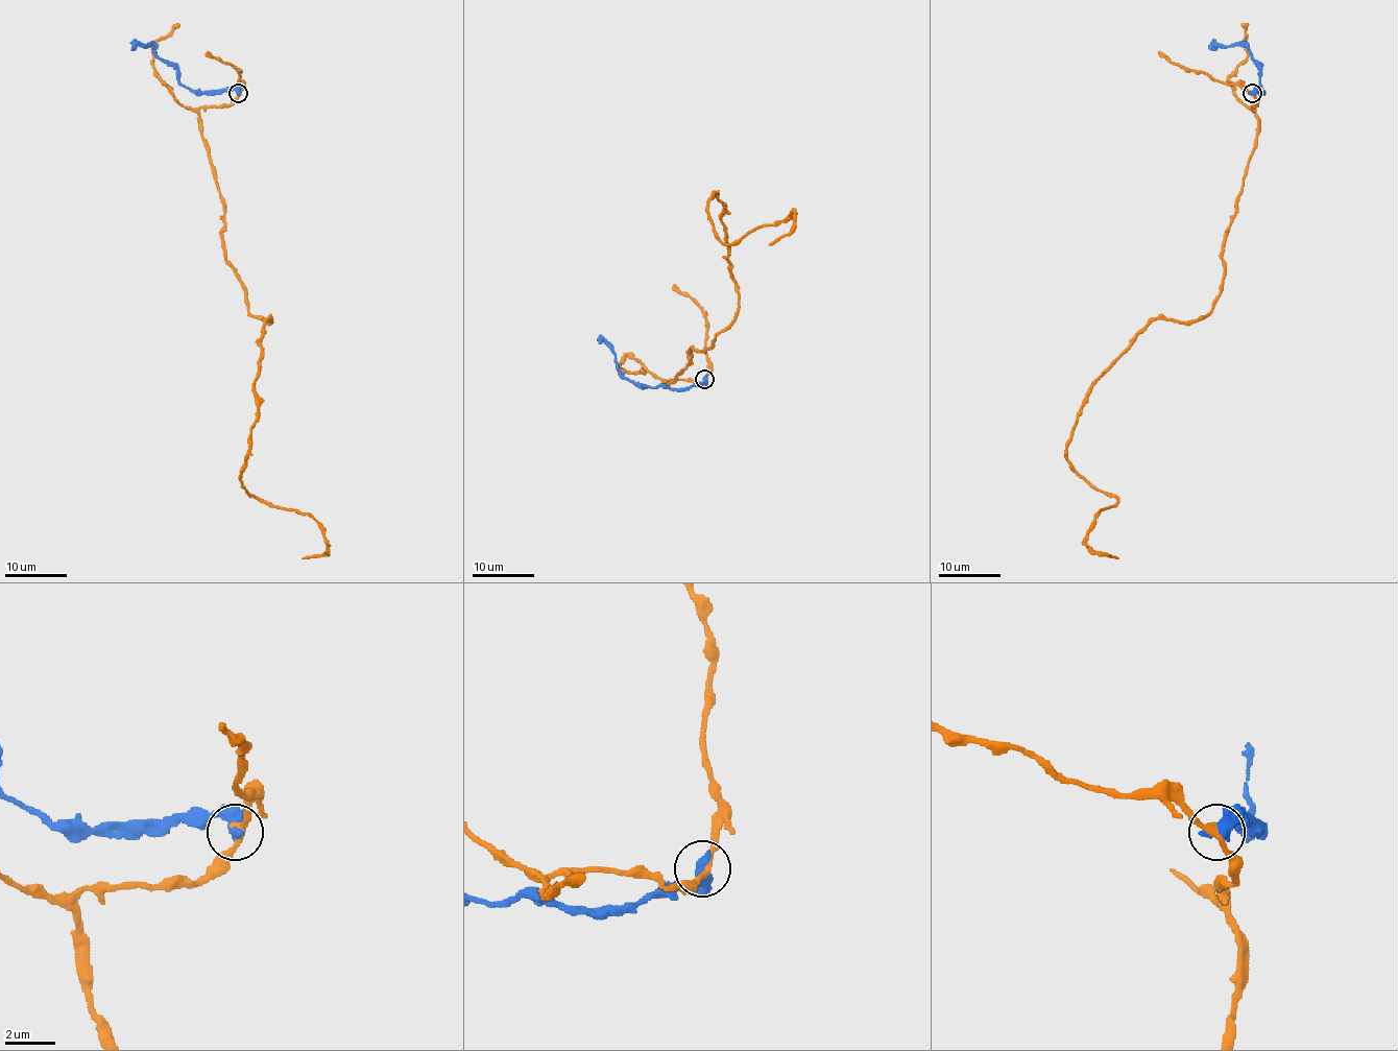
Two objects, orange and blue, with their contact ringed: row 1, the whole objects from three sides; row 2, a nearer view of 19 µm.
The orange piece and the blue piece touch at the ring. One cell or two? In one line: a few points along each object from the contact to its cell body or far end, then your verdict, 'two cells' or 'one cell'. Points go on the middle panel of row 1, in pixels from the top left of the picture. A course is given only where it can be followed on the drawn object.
course orange (704, 378), (666, 381), (737, 312), (724, 206), (707, 202), (726, 244), (792, 212), (769, 244); course blue (704, 378), (679, 389), (629, 381), (618, 369), (613, 349), (599, 335); two cells

